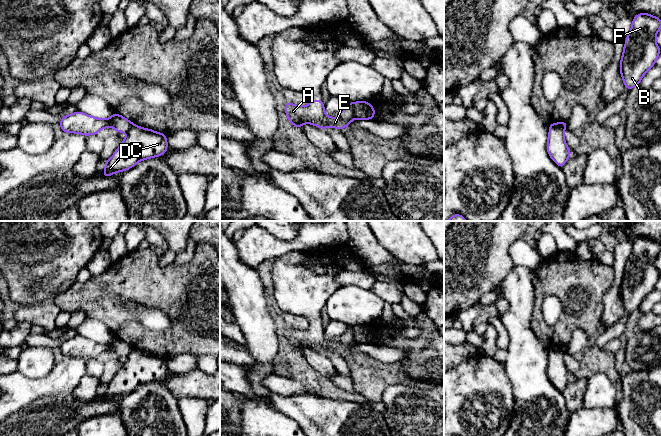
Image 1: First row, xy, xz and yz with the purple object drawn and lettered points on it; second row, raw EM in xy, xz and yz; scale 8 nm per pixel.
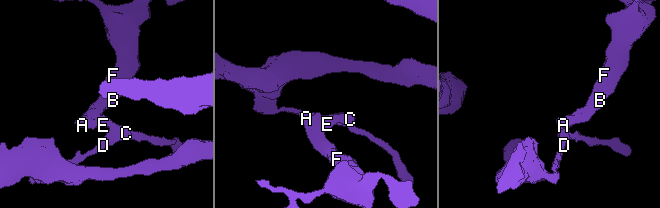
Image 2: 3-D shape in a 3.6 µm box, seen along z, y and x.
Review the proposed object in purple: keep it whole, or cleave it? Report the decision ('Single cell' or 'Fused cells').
Fused cells

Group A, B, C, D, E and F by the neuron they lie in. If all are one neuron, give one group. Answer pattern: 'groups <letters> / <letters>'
groups A B E F / C D

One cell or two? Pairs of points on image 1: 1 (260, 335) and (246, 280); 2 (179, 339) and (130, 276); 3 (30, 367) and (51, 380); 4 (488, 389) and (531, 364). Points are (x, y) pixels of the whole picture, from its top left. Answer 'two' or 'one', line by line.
1: one
2: one
3: two
4: two

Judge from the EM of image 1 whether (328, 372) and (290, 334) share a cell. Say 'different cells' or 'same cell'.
different cells

